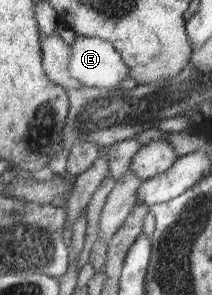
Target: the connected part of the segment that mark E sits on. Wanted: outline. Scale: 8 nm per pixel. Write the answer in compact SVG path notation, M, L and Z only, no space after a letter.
M75 35L68 50L68 72L84 86L107 90L129 76L121 54L104 40Z

